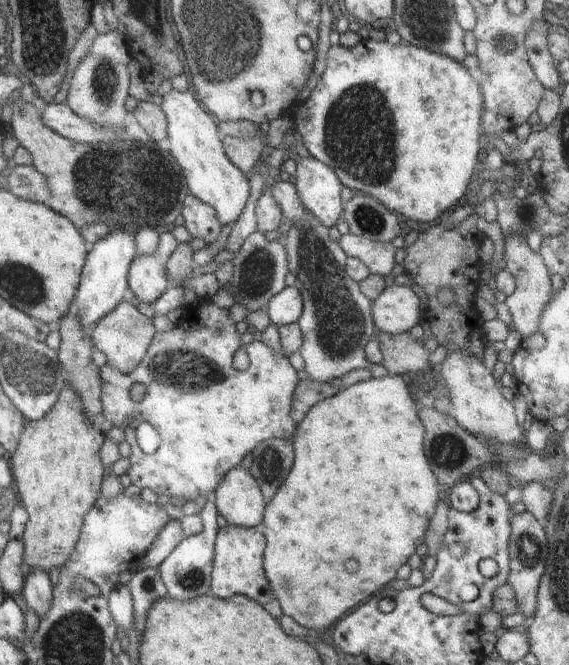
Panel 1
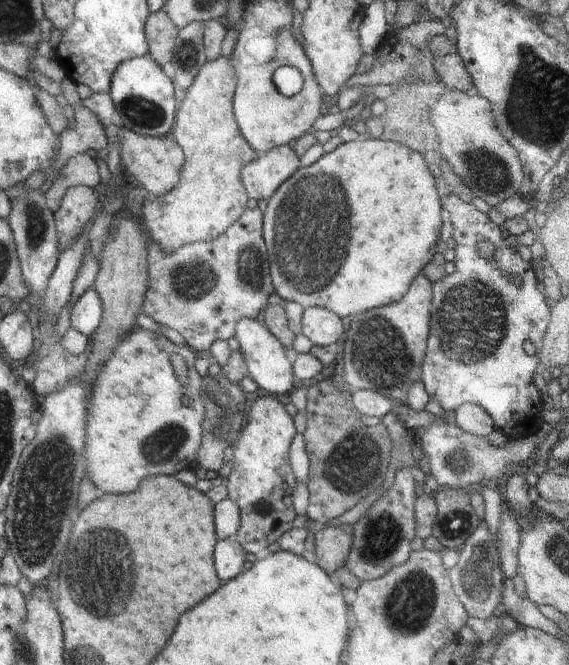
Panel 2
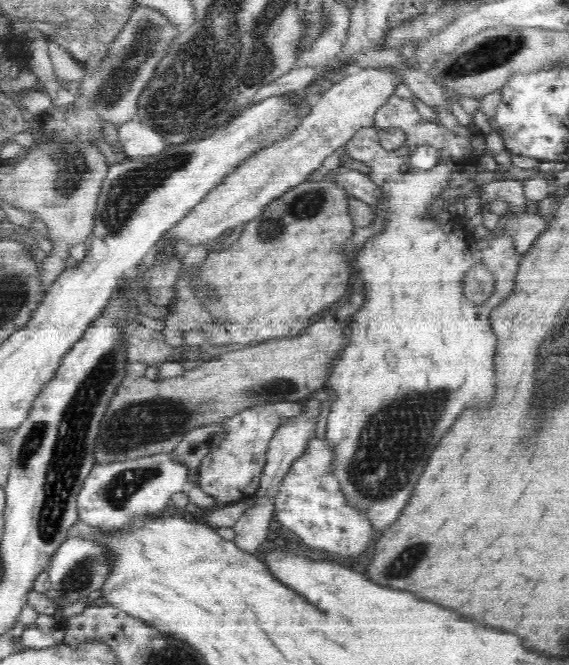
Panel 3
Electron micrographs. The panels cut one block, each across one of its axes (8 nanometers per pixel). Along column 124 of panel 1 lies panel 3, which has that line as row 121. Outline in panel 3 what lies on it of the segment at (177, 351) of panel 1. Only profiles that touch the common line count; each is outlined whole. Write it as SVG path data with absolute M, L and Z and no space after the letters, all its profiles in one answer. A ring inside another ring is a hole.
M394 95L386 104L384 104L384 106L381 106L376 111L376 114L374 116L374 120L373 120L372 124L370 124L370 126L368 126L366 128L357 130L356 134L354 134L354 136L352 136L352 138L344 146L346 148L346 152L347 152L346 156L347 157L353 158L354 160L360 160L365 165L367 165L371 168L370 178L372 178L372 181L376 182L376 184L380 184L380 186L382 186L382 189L384 189L384 191L386 192L386 195L388 195L388 208L386 208L386 212L383 212L381 215L380 215L380 213L377 213L377 214L379 214L379 216L382 216L382 219L383 218L385 219L385 221L388 223L388 225L386 225L386 229L384 229L379 235L376 235L373 238L370 238L367 240L367 243L360 249L360 251L358 253L358 260L356 260L356 266L354 266L354 270L356 270L356 272L360 272L360 278L362 278L362 280L364 280L364 286L366 286L366 288L364 288L364 292L366 292L366 300L364 301L364 306L362 306L362 308L353 316L354 321L351 324L351 326L352 326L352 328L351 328L351 344L348 345L346 349L344 349L343 355L341 356L340 359L338 359L334 368L332 368L332 371L328 374L328 377L327 377L328 382L327 382L326 388L329 390L333 390L336 394L336 397L334 398L334 401L331 404L330 412L327 417L326 434L325 434L325 438L324 438L324 443L326 443L326 445L328 445L328 447L330 447L330 451L332 451L332 461L328 465L328 473L330 473L330 475L332 475L332 477L334 477L334 479L336 479L336 481L338 481L338 485L340 485L340 494L342 494L342 497L344 497L344 501L346 501L346 505L348 505L348 507L350 507L350 509L354 509L354 511L358 511L358 513L362 513L362 515L364 515L364 517L366 517L366 521L368 521L368 525L370 525L370 531L372 531L372 534L376 534L378 536L378 534L380 534L380 532L382 530L384 530L388 525L392 524L392 522L394 522L394 520L396 520L396 518L398 518L398 516L400 516L400 512L402 512L402 508L404 508L404 506L406 506L406 502L408 502L408 498L410 498L410 494L412 494L412 488L414 488L414 486L416 486L416 482L418 482L418 478L420 478L420 474L422 474L422 470L424 470L424 464L426 464L426 460L428 460L428 456L430 456L430 454L432 454L432 450L434 450L434 448L436 448L436 446L438 446L438 442L440 442L440 438L442 438L442 436L444 436L444 434L446 434L446 430L450 430L450 428L452 428L452 424L454 424L454 422L456 422L456 418L458 418L458 416L456 416L456 414L462 414L462 412L464 412L464 410L476 410L476 412L484 412L484 410L488 410L488 408L490 408L490 406L492 406L492 402L494 402L494 394L496 394L496 374L494 374L494 356L495 356L494 352L496 352L497 336L496 336L496 334L494 334L494 332L492 332L492 328L490 328L490 326L491 326L490 316L491 316L492 310L498 308L500 306L500 304L502 304L502 302L504 302L504 300L506 300L506 298L508 298L508 296L510 296L512 294L512 290L514 290L514 278L516 278L516 274L518 274L518 268L519 268L522 260L520 260L521 254L517 254L517 252L515 251L515 246L514 246L512 238L510 238L508 236L489 238L488 240L481 241L478 239L474 239L472 237L472 235L467 230L464 230L464 228L460 228L460 226L456 226L456 224L454 224L454 222L452 220L450 220L446 226L441 226L441 227L437 226L437 224L434 221L428 221L426 223L421 220L420 216L422 216L425 213L425 210L431 205L432 202L434 202L434 200L435 200L434 198L438 198L439 195L443 192L443 189L447 186L447 183L449 182L449 179L451 178L450 175L456 170L460 171L467 167L467 165L465 163L467 163L466 160L468 160L468 158L470 158L470 157L465 157L465 155L467 154L468 151L472 150L472 148L466 139L459 137L458 135L455 135L452 131L450 131L450 129L447 129L446 127L444 127L442 125L437 126L436 123L427 122L424 119L422 119L422 117L420 117L420 114L417 111L417 108L415 106L413 106L410 101L400 98L398 95ZM390 127L400 128L403 131L405 131L405 134L407 135L406 142L403 143L402 145L400 145L399 149L394 150L394 151L386 151L386 149L384 149L380 145L380 140L377 137L378 132L380 132L380 130L382 130L383 128L390 128ZM415 146L432 146L432 148L434 148L434 150L436 150L436 152L438 152L438 164L436 164L436 166L432 166L432 168L428 168L428 170L420 170L420 169L416 169L416 168L413 168L410 166L406 166L404 157L408 156L408 150L410 150L410 148L415 147ZM474 262L485 262L492 270L496 270L495 275L496 275L496 278L499 279L499 284L500 284L500 286L497 286L497 289L495 290L495 292L492 293L492 296L486 302L484 302L484 304L481 304L481 305L475 305L475 304L472 304L472 303L469 303L468 301L466 301L466 299L464 298L464 295L462 295L462 291L460 291L460 283L458 283L458 278L460 278L460 274L462 274L462 272L465 272L466 270L468 270L468 268L470 266L472 266L472 264Z

